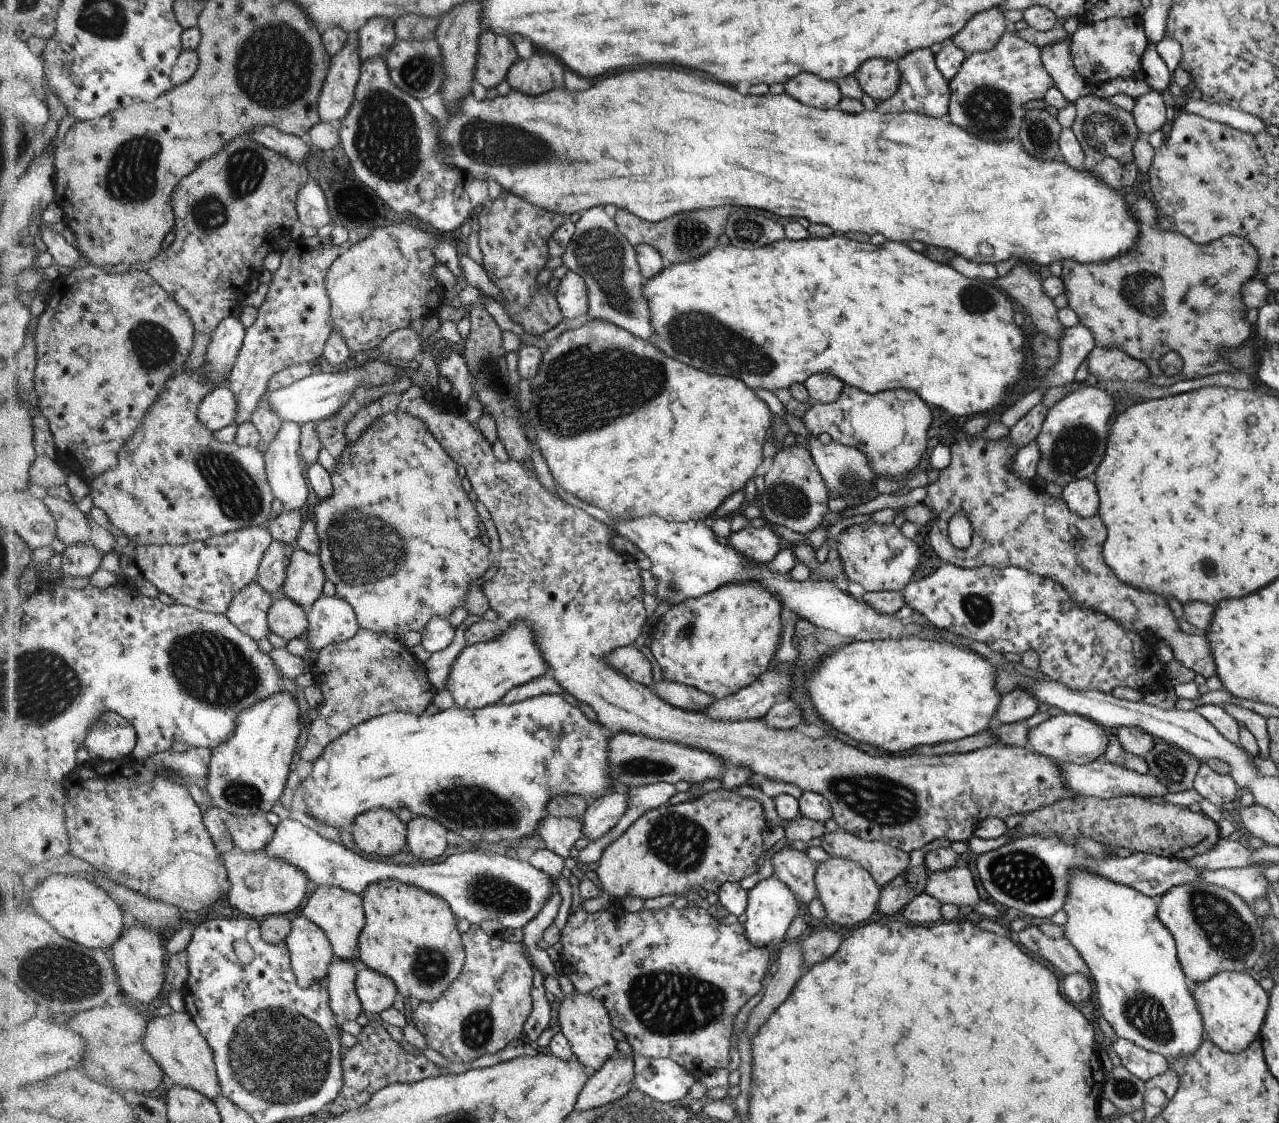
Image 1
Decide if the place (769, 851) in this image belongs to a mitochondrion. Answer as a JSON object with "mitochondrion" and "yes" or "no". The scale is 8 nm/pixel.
{"mitochondrion":"no"}

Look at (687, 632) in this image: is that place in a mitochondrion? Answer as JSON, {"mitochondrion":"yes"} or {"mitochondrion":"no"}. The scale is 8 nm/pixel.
{"mitochondrion":"yes"}

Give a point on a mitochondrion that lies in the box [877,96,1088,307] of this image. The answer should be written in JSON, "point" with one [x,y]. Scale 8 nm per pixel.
{"point":[1039,139]}

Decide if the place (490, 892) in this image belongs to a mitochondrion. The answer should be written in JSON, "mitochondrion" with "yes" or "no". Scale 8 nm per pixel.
{"mitochondrion":"yes"}

